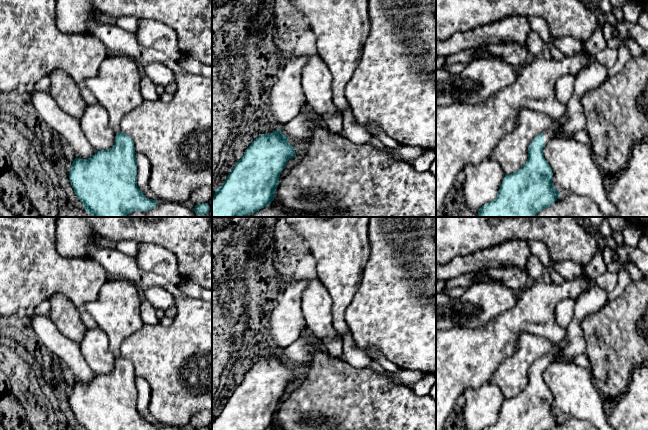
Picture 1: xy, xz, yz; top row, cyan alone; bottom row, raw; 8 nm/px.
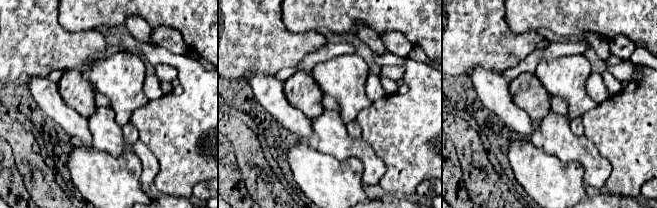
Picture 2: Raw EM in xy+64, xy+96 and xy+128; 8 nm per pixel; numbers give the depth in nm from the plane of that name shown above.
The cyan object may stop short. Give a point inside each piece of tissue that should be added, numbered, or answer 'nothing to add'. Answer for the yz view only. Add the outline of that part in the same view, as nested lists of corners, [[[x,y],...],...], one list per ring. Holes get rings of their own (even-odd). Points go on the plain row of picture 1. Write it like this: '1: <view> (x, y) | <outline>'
1: yz (548, 359) | [[[549,353],[548,355],[543,357],[544,359],[544,366],[547,368],[550,364],[554,362],[554,355]]]

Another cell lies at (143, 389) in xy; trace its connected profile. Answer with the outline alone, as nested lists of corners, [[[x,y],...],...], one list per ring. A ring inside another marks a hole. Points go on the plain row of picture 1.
[[[135,377],[137,385],[137,410],[144,416],[149,414],[149,402],[151,399],[151,388],[146,380]]]

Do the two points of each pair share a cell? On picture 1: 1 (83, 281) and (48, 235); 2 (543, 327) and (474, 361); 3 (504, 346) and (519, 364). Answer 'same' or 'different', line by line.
1: same
2: same
3: different

